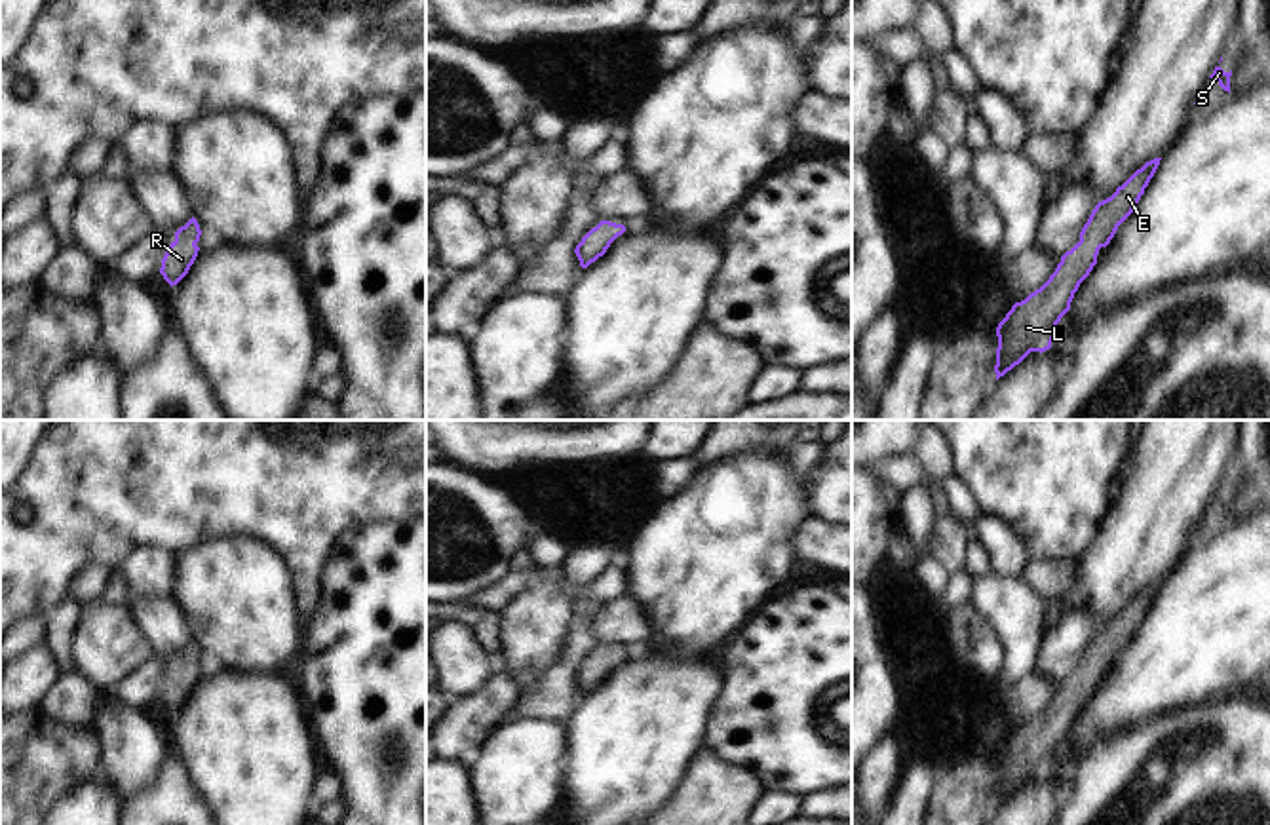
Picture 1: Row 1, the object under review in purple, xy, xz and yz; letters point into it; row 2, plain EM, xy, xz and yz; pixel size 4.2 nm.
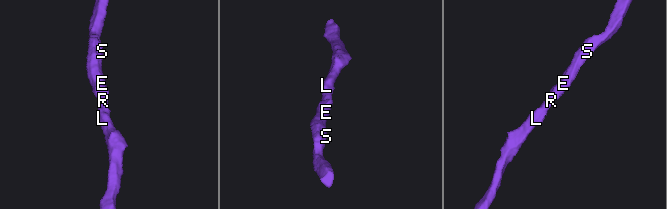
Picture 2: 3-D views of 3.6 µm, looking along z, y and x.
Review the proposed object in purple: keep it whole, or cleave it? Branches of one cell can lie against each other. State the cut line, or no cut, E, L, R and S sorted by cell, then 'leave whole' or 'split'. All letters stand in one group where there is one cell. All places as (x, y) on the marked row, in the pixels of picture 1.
cut none; groups E L R S; leave whole

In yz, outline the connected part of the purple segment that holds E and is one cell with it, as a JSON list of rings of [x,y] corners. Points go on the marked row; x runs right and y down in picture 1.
[[[1154,158],[1146,162],[1122,186],[1118,186],[1110,198],[1095,205],[1080,232],[1080,241],[1061,257],[1061,262],[1057,264],[1049,279],[1040,289],[1030,293],[1025,300],[1015,302],[1006,317],[998,323],[998,348],[994,365],[996,380],[1011,371],[1015,365],[1019,365],[1030,352],[1042,354],[1051,348],[1057,333],[1057,323],[1070,310],[1074,293],[1097,264],[1099,249],[1110,243],[1118,226],[1133,213],[1135,205],[1145,194],[1145,188],[1156,173],[1160,160],[1162,158]]]

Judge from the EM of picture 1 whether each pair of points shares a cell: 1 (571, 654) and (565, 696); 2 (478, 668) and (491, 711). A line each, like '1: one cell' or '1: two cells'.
1: one cell
2: two cells

